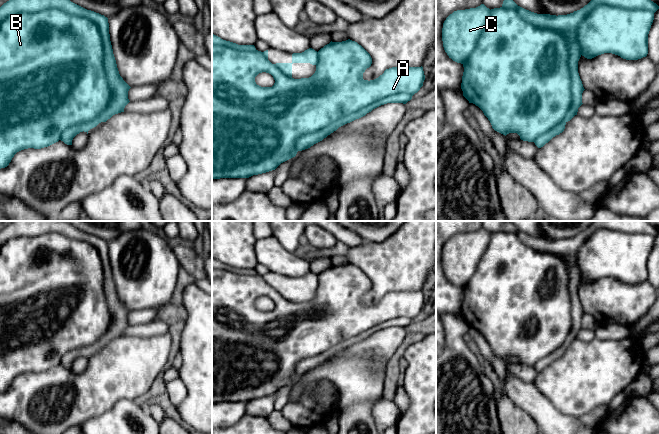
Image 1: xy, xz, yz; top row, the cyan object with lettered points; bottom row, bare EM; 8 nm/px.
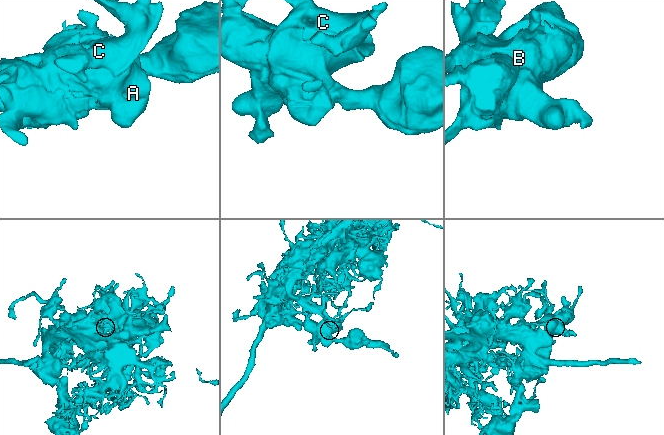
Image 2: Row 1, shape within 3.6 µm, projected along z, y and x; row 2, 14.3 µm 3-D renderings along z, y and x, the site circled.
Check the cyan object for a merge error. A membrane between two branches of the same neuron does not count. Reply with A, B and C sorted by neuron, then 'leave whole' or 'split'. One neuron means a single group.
groups A B / C; split

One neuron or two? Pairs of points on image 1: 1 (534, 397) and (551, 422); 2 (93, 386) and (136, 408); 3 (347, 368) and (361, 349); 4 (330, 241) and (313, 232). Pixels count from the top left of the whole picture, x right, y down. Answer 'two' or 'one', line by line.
1: one
2: two
3: two
4: one

